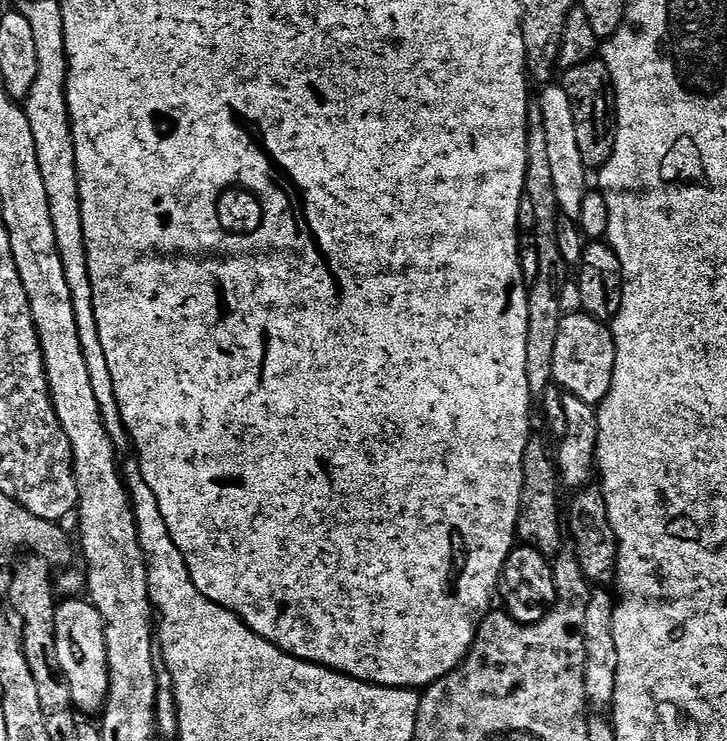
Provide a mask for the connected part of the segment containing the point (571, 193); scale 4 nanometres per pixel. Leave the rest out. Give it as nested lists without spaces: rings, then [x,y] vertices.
[[[548,86],[538,97],[542,110],[542,118],[546,126],[546,142],[548,144],[550,166],[554,178],[554,194],[558,198],[561,213],[571,220],[579,221],[584,212],[584,199],[588,196],[589,168],[582,162],[582,153],[578,150],[578,133],[574,127],[574,110],[570,106],[570,98],[562,86]]]

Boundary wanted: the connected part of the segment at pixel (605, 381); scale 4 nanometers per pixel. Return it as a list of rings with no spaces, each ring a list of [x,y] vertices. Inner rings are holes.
[[[583,310],[565,315],[560,322],[558,343],[554,346],[552,379],[567,395],[599,406],[610,394],[615,361],[616,343],[612,337],[612,329],[605,321],[596,320]]]

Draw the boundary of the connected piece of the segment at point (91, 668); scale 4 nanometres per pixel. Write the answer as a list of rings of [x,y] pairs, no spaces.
[[[65,599],[58,608],[56,637],[58,662],[62,662],[62,670],[70,682],[73,705],[81,713],[99,713],[108,700],[108,651],[104,641],[104,620],[87,599]]]

